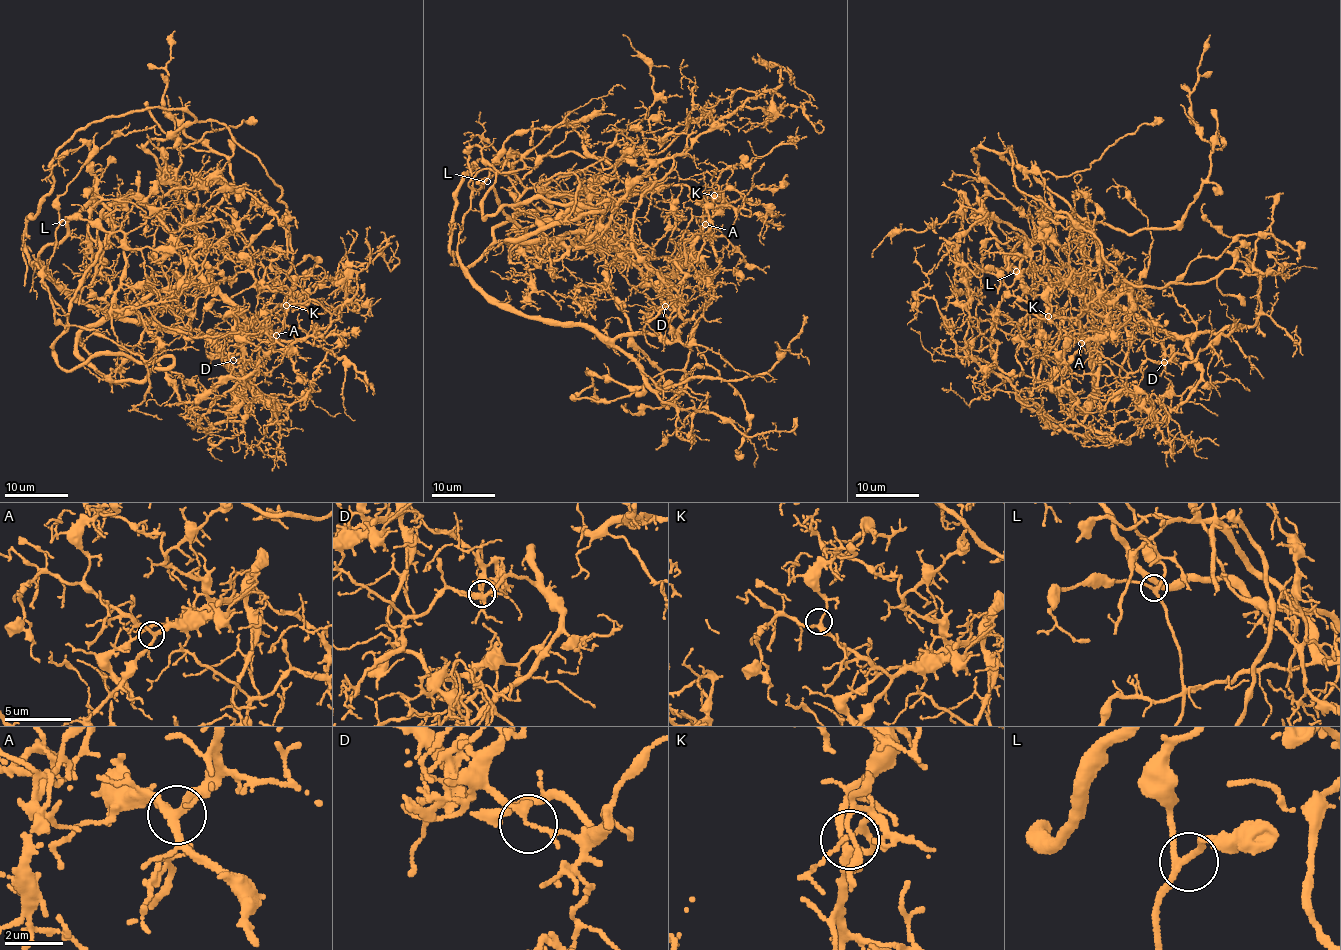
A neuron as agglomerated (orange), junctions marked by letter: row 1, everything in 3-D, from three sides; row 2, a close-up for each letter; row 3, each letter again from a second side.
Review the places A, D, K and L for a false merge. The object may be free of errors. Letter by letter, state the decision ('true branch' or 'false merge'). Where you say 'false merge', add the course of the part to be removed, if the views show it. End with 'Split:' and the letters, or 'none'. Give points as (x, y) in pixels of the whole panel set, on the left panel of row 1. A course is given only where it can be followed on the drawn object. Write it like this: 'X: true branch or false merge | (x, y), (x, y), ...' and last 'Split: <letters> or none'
A: true branch
D: false merge | (233, 359), (28, 258), (54, 155), (92, 122), (218, 121), (281, 190), (283, 289), (225, 258), (192, 343)
K: true branch
L: true branch
Split: D

